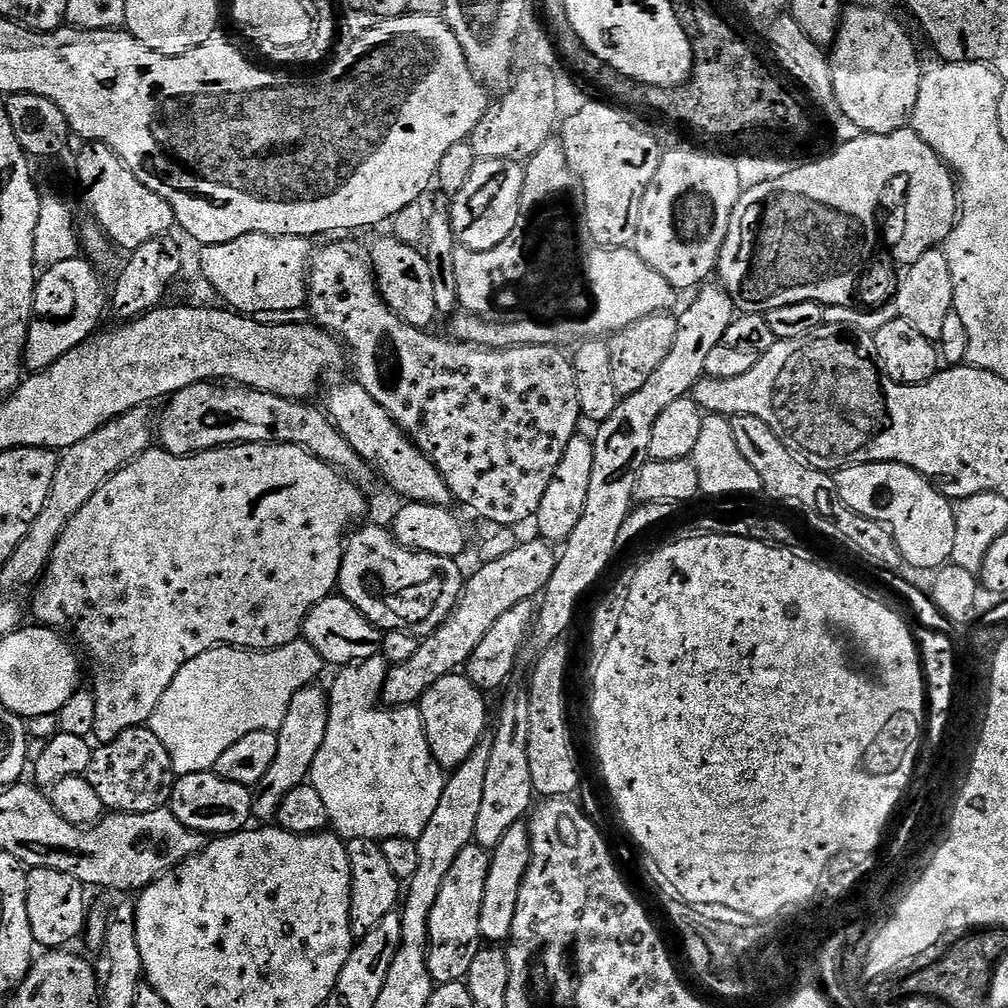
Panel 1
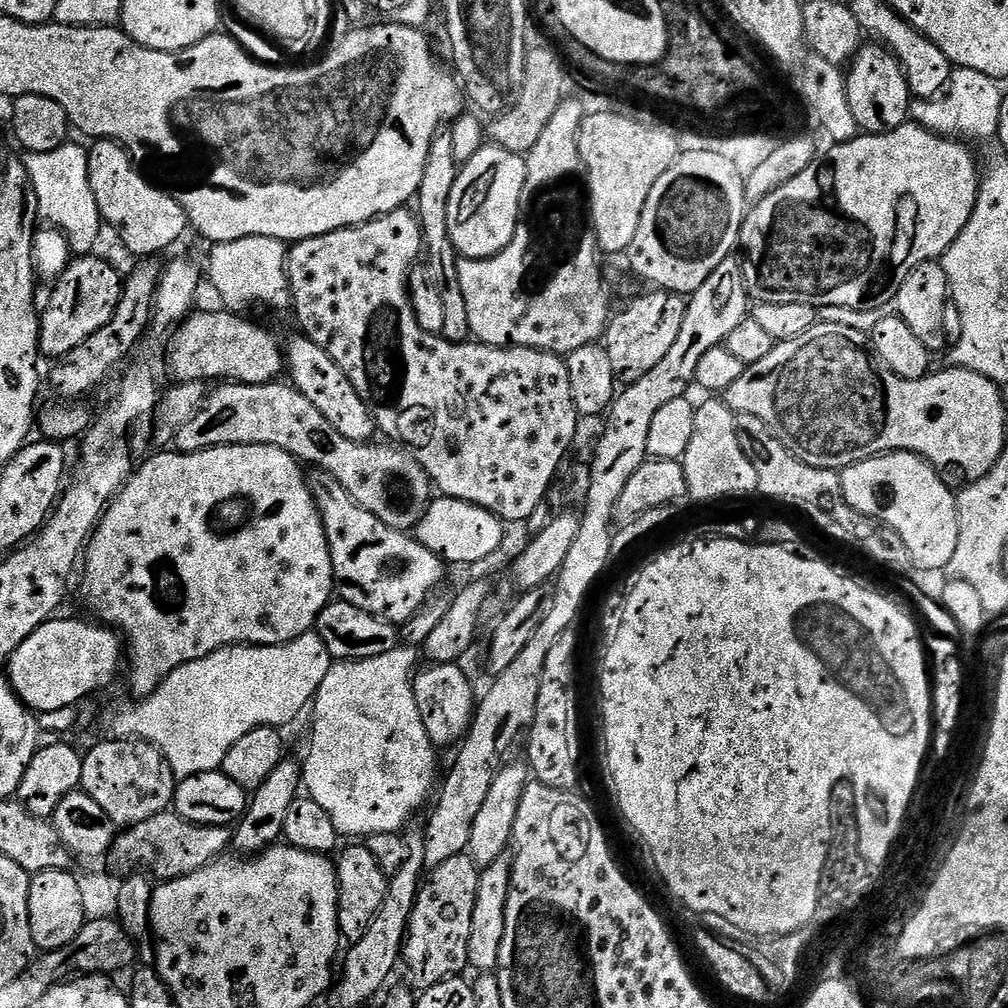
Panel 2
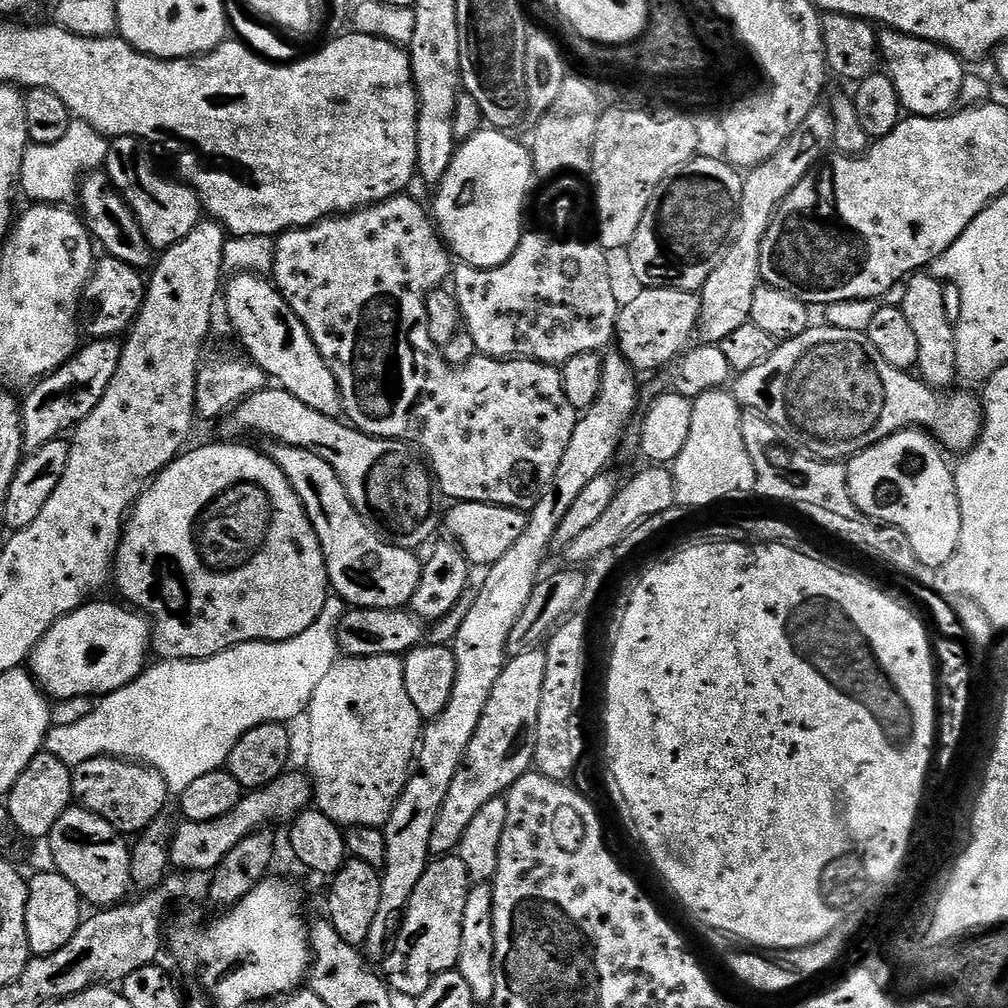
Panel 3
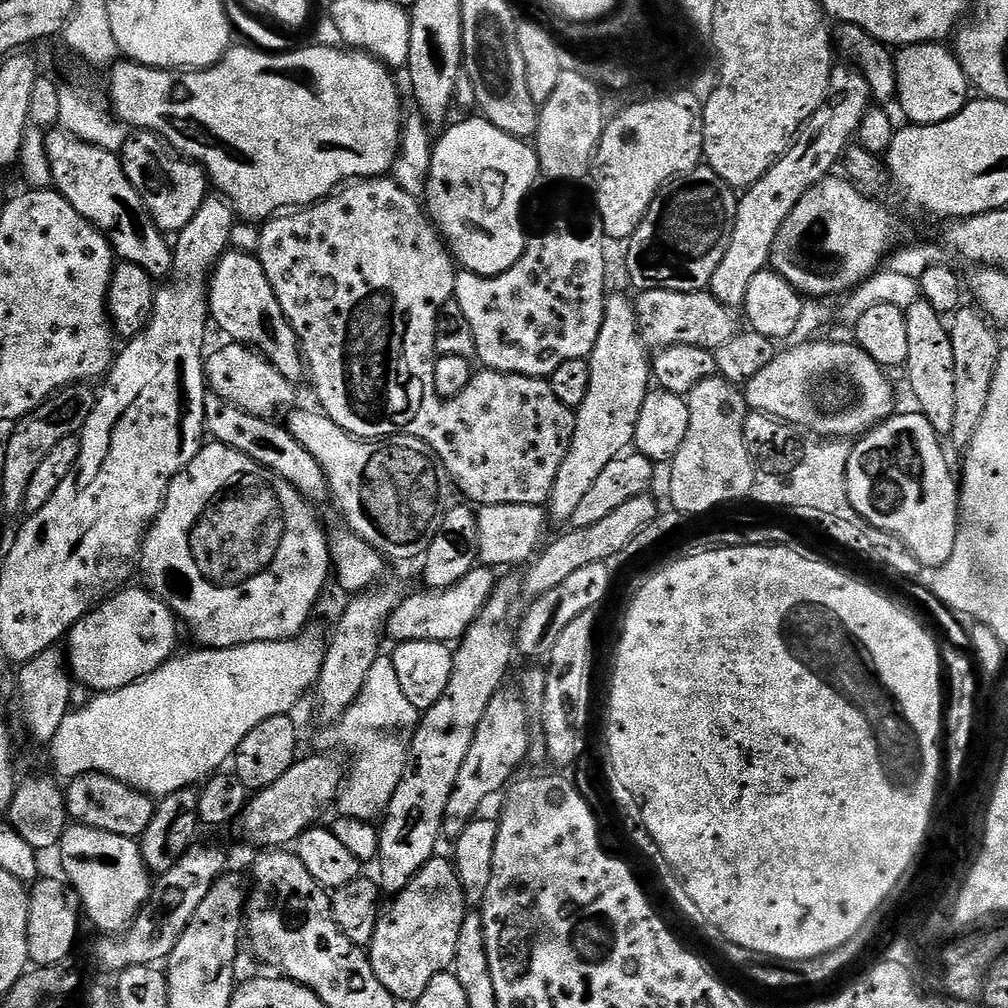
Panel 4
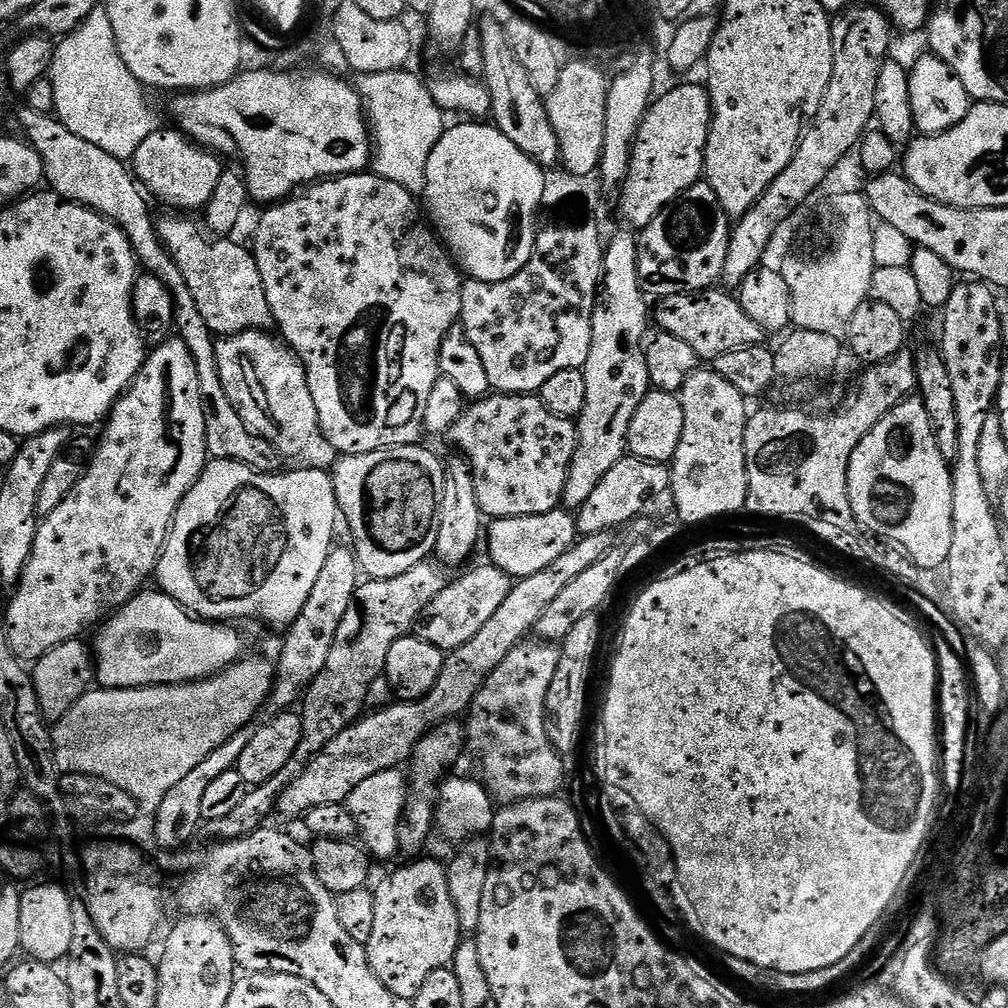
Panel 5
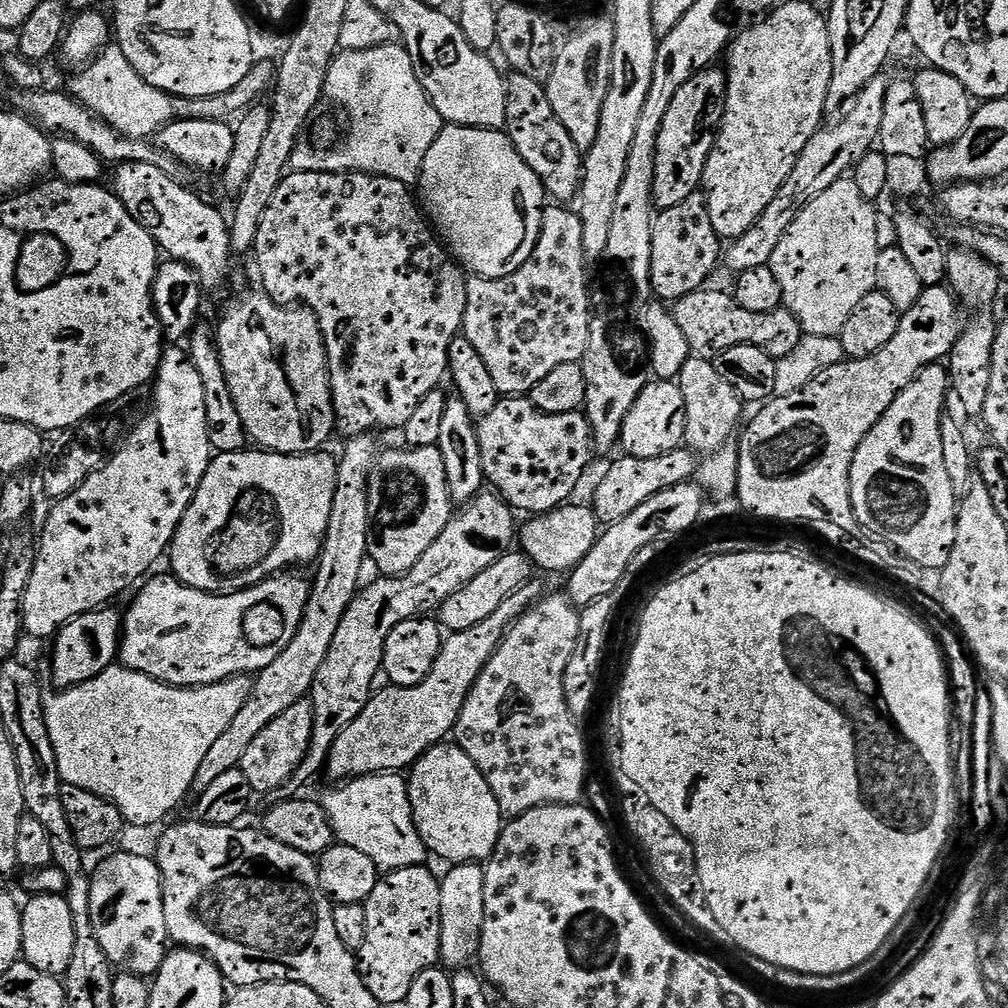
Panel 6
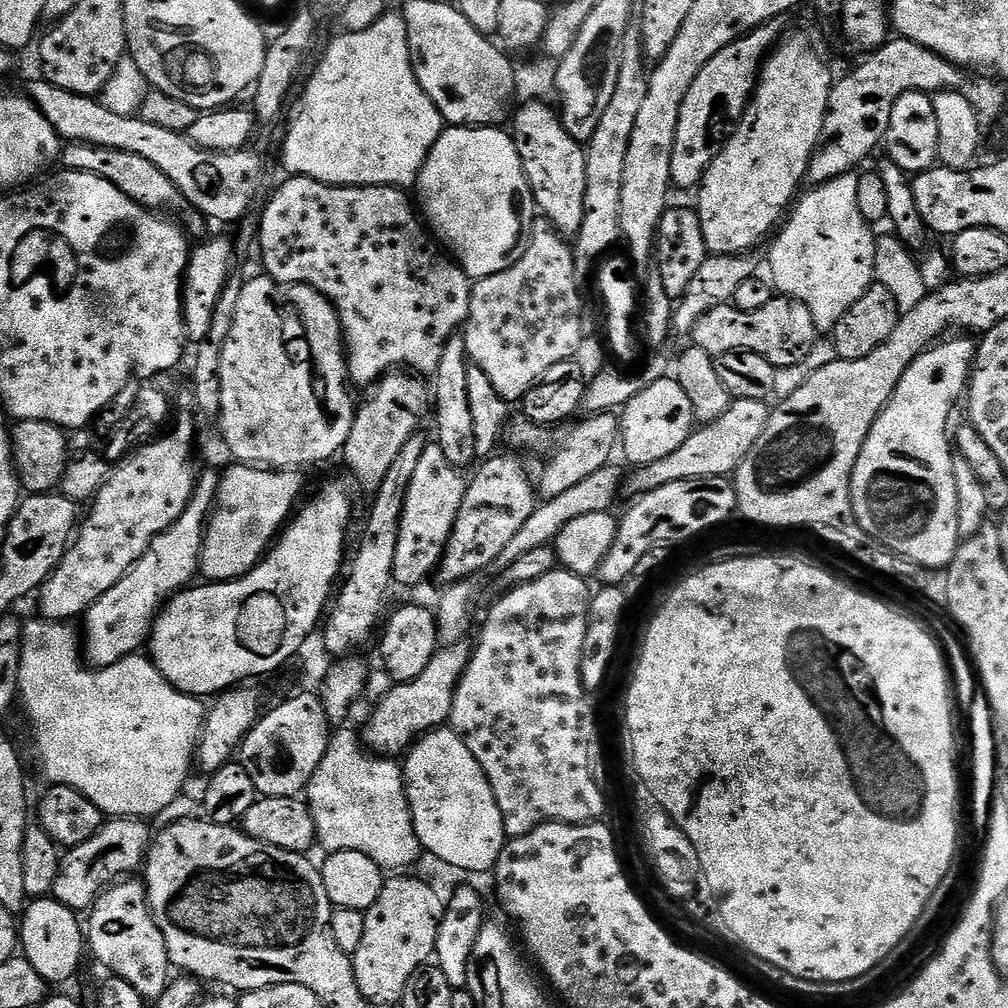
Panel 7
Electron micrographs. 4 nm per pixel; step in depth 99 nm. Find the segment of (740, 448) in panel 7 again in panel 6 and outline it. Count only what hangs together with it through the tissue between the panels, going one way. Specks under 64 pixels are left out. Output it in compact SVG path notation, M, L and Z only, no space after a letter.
M687 446L675 448L666 454L658 454L658 458L634 458L627 454L621 455L621 457L621 460L614 461L605 470L604 477L597 482L596 493L593 494L592 501L590 501L591 507L595 511L596 519L604 526L626 518L626 514L634 514L634 510L638 510L638 506L642 506L642 502L654 498L654 494L662 494L662 490L670 490L670 486L689 483L695 477L698 467L696 453Z

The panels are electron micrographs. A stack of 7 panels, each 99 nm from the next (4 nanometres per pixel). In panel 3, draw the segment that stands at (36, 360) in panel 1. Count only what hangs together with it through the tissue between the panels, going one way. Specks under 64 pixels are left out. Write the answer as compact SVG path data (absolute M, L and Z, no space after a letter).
M110 255L97 259L80 298L78 320L83 331L92 338L116 338L127 333L144 304L145 291L145 277L137 269Z

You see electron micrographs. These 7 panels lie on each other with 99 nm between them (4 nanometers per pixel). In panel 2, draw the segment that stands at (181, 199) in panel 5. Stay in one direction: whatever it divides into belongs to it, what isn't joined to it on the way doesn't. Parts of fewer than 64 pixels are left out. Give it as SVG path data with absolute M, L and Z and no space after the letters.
M103 138L97 139L93 144L96 145L88 148L88 177L90 190L94 190L94 202L98 202L101 221L107 227L109 224L120 235L125 250L133 252L136 258L159 257L161 255L159 252L164 252L171 244L178 243L180 235L186 230L189 231L187 214L182 210L182 206L178 206L178 202L169 192L165 192L141 171L137 161L128 153L123 144Z

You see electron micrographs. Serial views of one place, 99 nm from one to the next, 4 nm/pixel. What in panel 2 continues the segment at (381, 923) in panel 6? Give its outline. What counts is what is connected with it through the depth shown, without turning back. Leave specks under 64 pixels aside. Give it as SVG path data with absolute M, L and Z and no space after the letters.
M467 854L450 858L427 873L410 914L402 953L403 967L408 967L407 983L413 989L432 988L438 982L459 977L463 973L460 971L469 967L470 922L474 922L479 881L480 869Z

